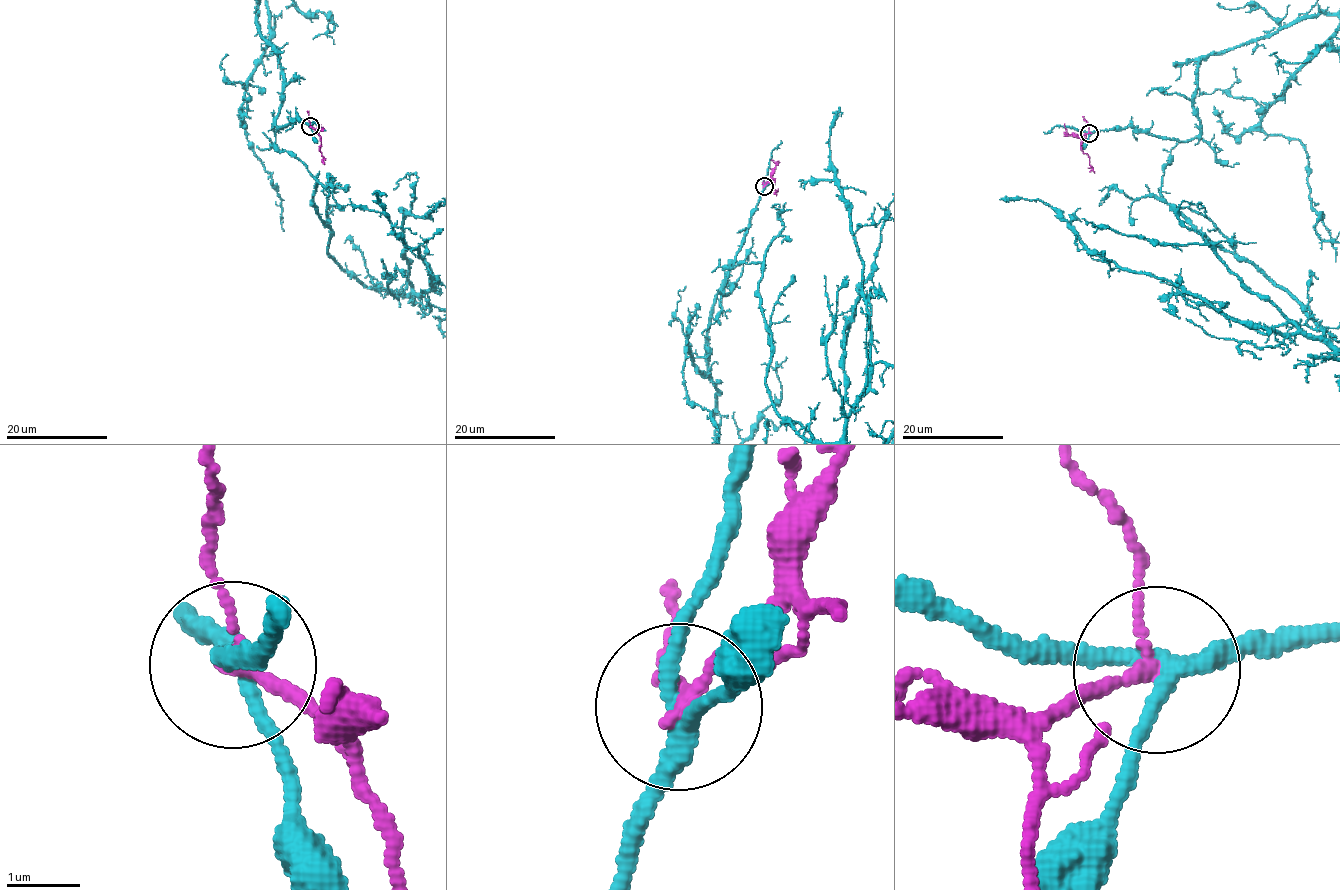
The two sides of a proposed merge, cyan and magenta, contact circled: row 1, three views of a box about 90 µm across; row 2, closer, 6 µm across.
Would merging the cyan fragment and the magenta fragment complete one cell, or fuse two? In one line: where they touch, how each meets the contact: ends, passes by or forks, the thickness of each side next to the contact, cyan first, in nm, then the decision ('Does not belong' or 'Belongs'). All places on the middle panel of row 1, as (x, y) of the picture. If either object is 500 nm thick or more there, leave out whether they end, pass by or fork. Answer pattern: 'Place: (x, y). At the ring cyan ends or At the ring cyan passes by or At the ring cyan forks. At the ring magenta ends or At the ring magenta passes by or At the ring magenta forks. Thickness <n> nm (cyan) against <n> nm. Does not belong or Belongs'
Place: (764, 186). At the ring cyan forks. At the ring magenta passes by. Thickness 220 nm (cyan) against 140 nm. Does not belong

